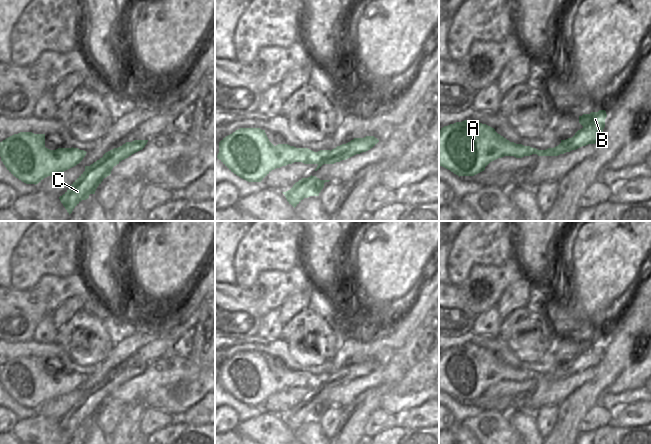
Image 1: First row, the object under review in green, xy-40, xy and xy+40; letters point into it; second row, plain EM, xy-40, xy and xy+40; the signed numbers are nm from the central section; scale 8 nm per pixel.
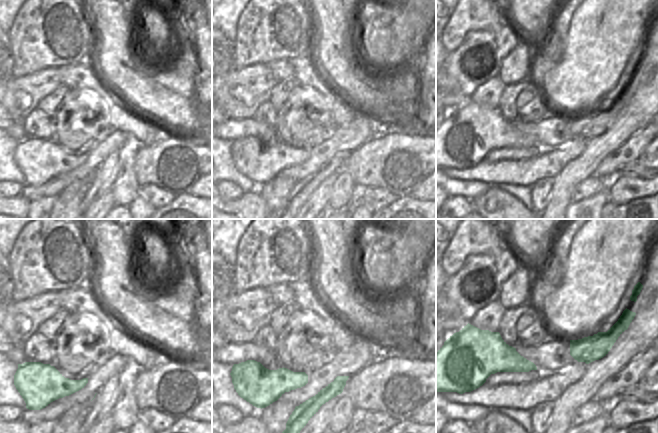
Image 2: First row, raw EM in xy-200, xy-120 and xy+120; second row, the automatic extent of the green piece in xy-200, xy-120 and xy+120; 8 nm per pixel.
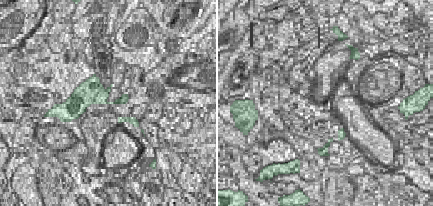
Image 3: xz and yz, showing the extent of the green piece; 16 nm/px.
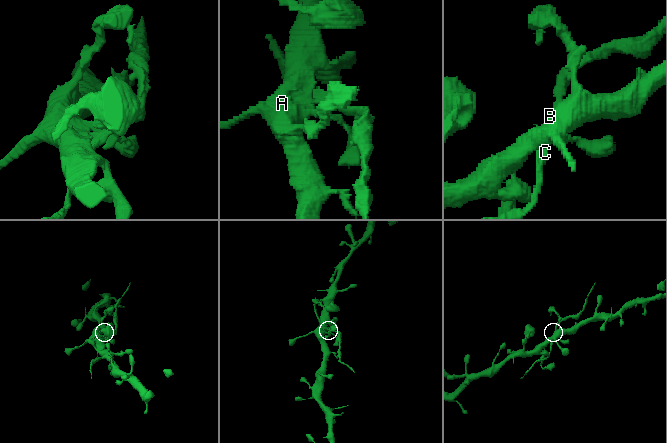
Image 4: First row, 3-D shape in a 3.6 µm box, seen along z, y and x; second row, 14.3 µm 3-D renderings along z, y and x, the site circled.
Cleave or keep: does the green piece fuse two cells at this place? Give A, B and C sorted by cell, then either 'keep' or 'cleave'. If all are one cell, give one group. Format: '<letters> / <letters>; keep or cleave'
A / B C; cleave

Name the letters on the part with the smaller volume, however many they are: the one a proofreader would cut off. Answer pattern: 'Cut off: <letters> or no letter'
Cut off: B, C

